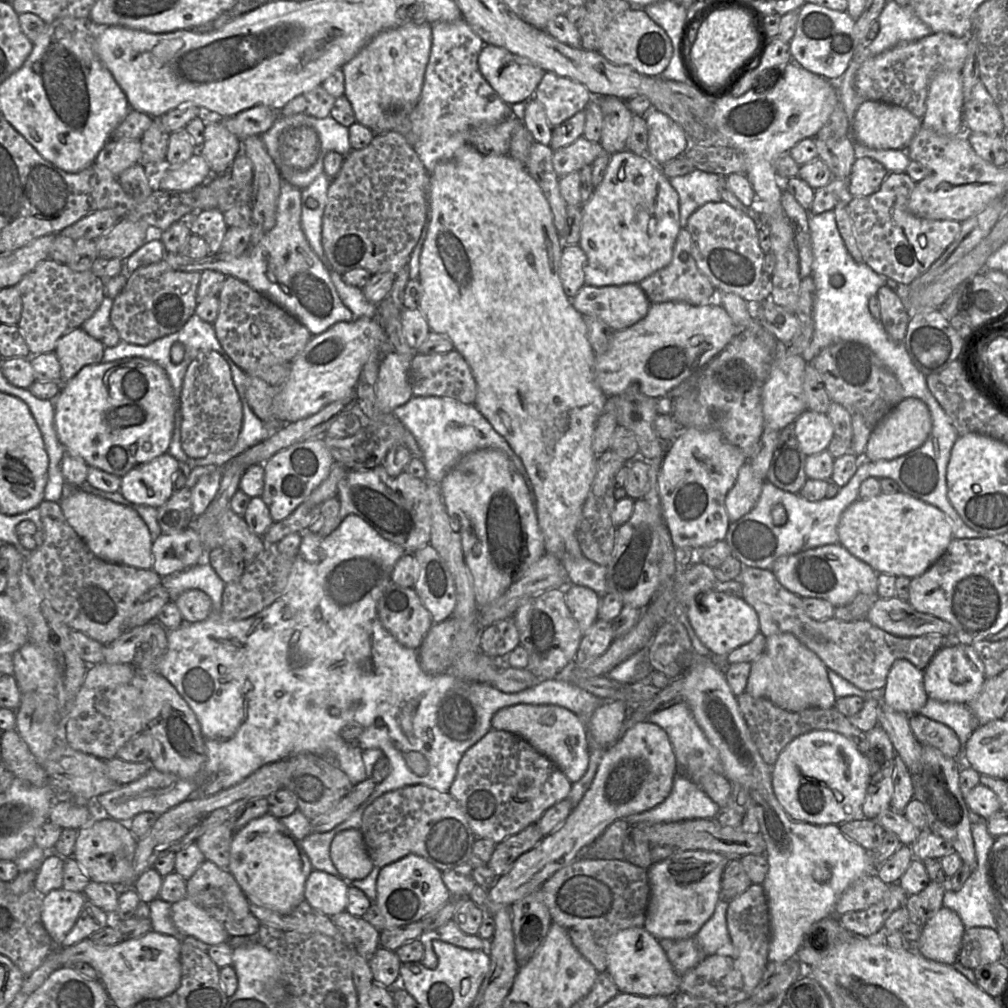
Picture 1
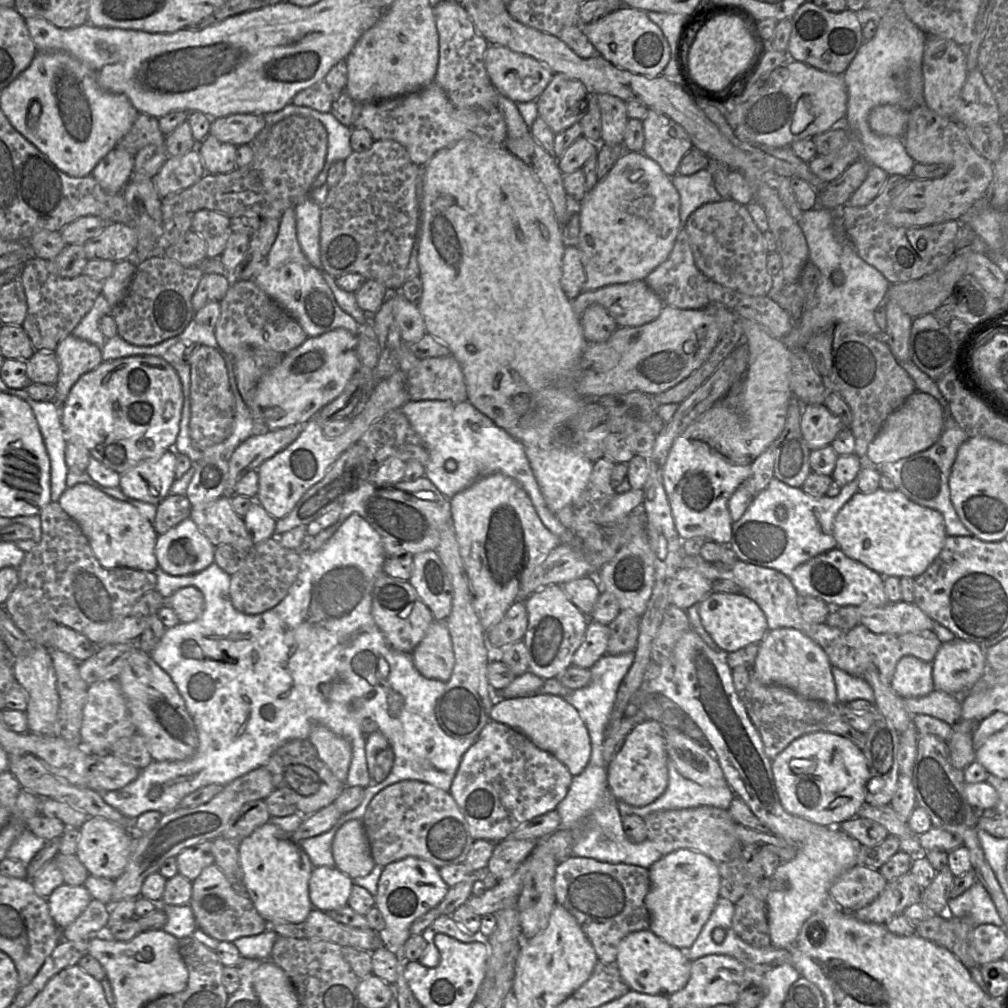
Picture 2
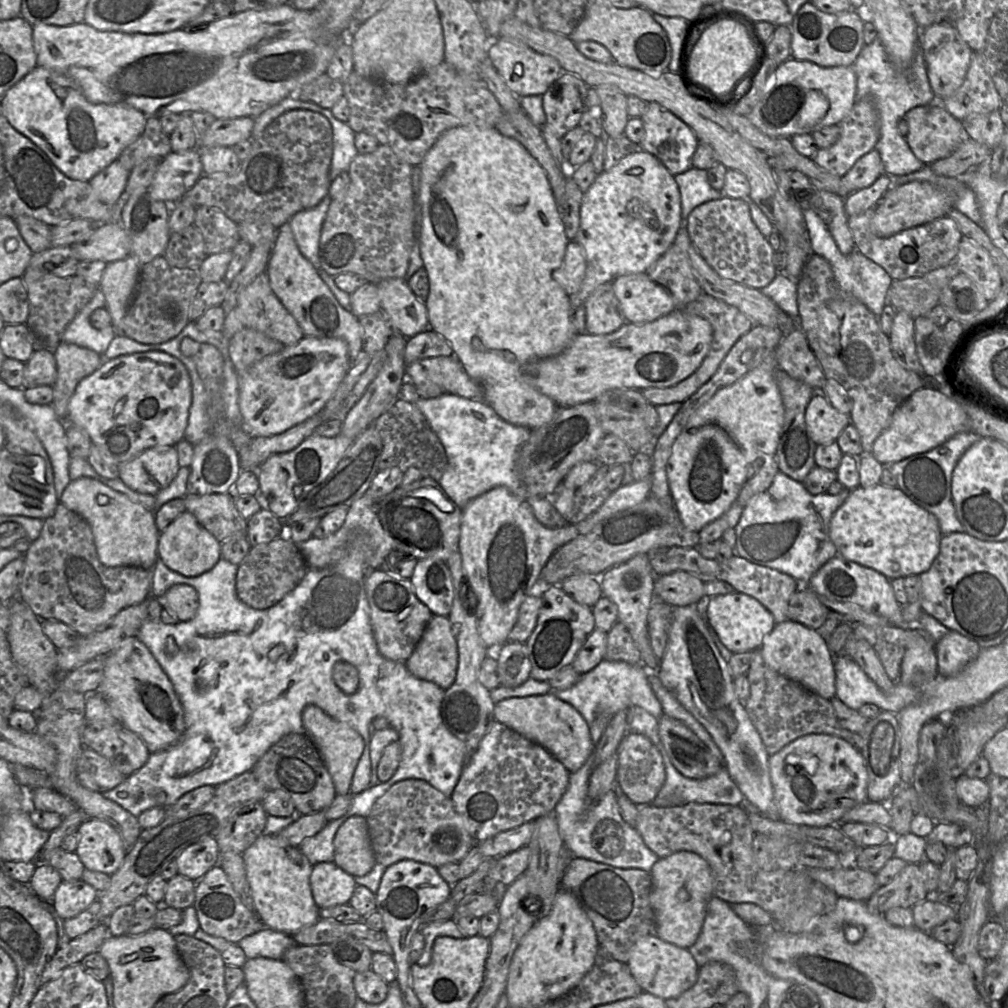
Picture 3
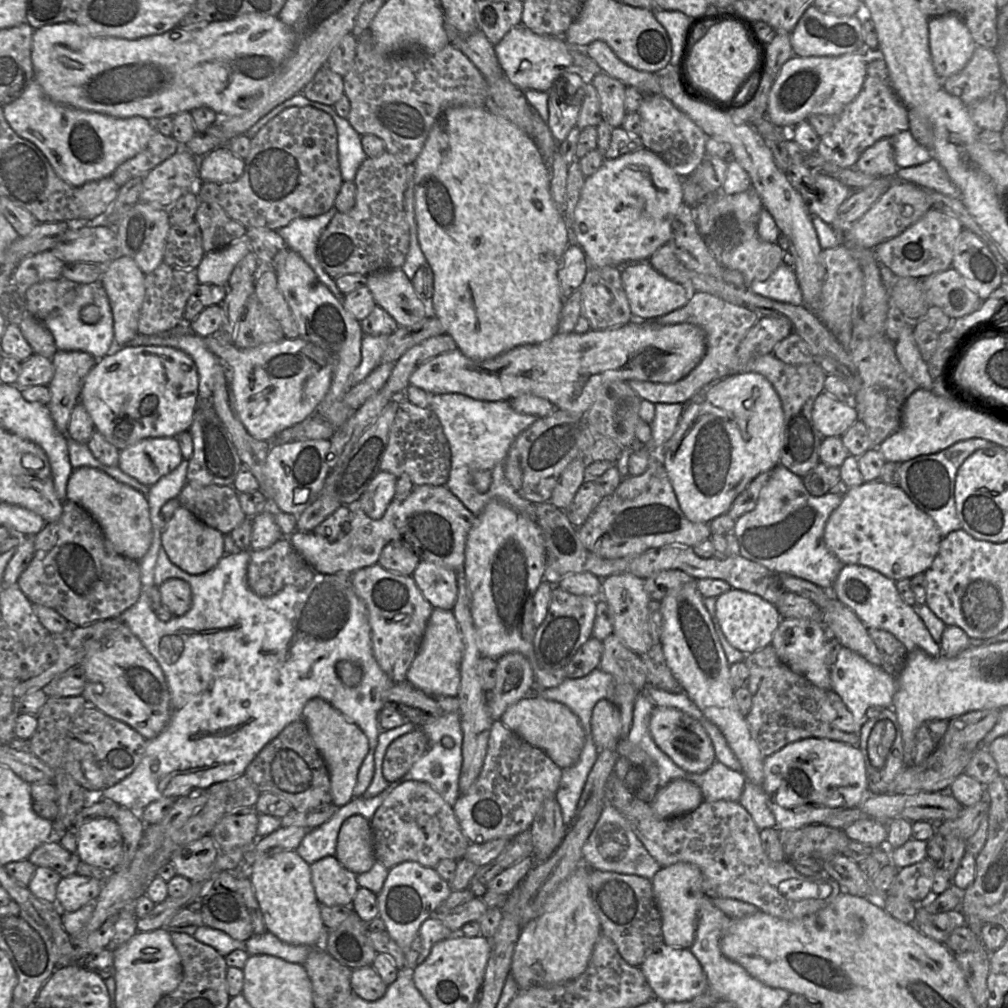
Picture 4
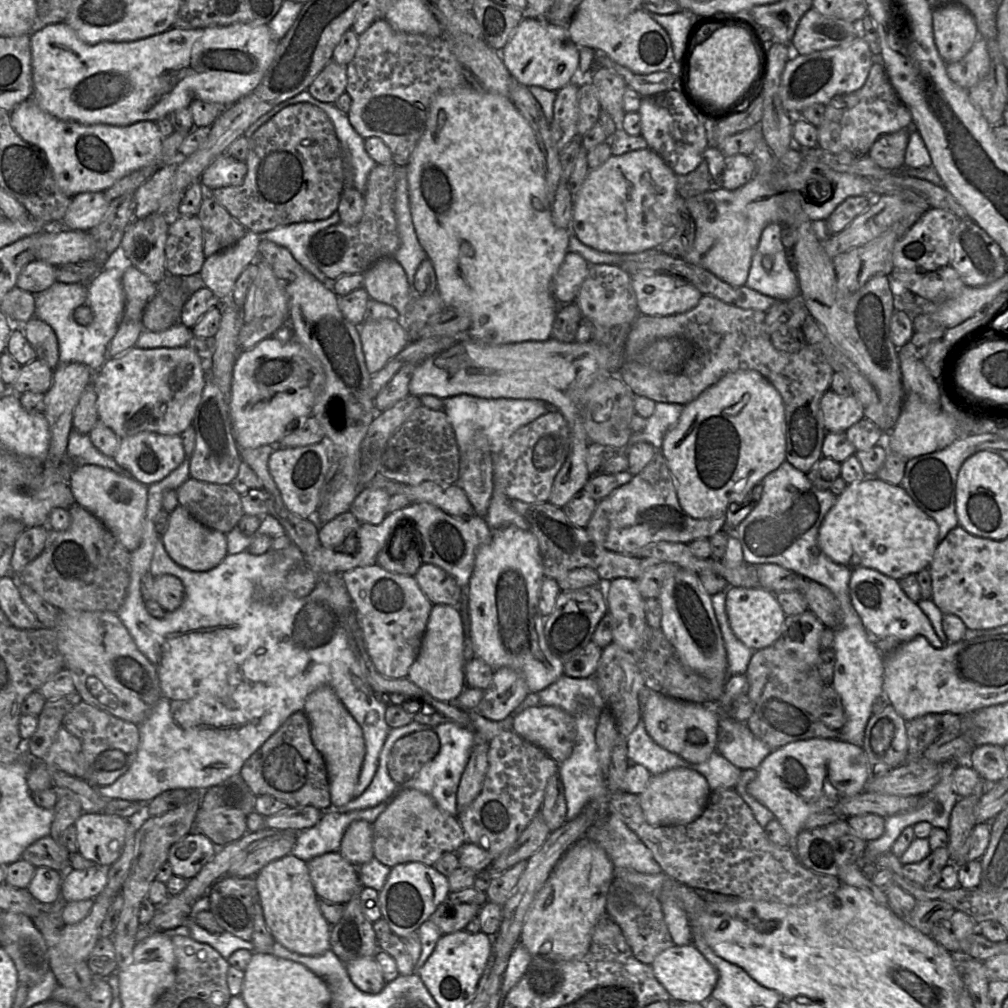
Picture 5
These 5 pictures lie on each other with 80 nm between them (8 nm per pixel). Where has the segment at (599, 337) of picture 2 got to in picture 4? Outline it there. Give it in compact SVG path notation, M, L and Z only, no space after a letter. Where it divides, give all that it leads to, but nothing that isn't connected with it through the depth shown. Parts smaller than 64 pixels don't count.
M616 266L590 268L579 287L582 315L588 319L591 330L612 329L633 321L621 273Z

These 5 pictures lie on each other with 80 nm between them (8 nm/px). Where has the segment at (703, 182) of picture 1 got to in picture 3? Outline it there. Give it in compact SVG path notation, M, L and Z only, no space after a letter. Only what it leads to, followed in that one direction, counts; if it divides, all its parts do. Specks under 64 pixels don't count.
M691 167L687 171L675 175L675 181L680 191L681 217L684 225L689 214L698 205L724 197L720 191L709 184L705 169Z

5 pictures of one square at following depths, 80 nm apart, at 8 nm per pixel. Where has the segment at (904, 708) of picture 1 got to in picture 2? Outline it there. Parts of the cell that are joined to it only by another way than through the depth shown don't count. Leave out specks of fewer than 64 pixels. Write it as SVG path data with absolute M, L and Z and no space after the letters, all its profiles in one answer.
M912 655L903 656L896 665L890 686L902 698L930 694L934 690L932 663Z

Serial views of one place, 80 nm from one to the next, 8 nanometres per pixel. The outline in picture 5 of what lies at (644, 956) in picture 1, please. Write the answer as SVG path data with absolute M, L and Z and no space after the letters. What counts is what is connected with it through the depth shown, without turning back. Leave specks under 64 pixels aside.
M693 944L672 946L658 954L651 964L657 980L675 1002L704 1002L716 986L718 974L711 963L696 949Z

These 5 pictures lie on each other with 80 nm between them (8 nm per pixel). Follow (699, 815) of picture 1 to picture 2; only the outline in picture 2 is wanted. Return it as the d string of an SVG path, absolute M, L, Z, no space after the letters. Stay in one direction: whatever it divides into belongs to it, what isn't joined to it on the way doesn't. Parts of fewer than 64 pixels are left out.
M668 757L669 781L664 793L654 802L643 807L634 807L618 801L620 816L635 814L644 818L661 810L678 810L699 806L728 809L735 793L726 783L722 786L703 786L682 776Z

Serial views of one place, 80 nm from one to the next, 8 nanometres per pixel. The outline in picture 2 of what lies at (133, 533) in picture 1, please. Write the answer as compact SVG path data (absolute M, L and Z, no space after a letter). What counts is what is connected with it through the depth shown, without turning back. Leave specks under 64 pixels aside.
M86 483L67 487L58 502L79 524L95 557L103 567L129 567L145 571L154 571L157 568L155 544L159 534L137 508L112 498Z

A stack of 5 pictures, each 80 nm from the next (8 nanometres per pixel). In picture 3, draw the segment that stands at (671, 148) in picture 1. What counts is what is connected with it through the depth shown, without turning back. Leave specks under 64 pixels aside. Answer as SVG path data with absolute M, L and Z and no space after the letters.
M656 102L647 103L647 108L641 119L643 121L644 137L639 144L640 149L654 155L674 176L692 167L692 157L699 140L685 122Z

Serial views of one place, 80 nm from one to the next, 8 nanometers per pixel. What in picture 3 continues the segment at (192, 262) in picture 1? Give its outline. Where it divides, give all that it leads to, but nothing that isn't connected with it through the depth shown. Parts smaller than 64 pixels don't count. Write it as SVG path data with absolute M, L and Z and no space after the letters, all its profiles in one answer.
M289 222L278 229L265 273L274 294L295 318L305 337L341 339L348 346L351 365L358 360L363 350L359 320L339 304L313 265L301 254Z

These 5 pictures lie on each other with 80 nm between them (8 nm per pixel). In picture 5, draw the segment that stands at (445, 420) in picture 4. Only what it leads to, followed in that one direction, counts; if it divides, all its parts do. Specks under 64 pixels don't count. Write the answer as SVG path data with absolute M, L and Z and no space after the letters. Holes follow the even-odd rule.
M461 394L443 400L443 412L454 430L460 456L462 456L476 433L483 433L490 442L493 456L502 450L506 440L523 427L549 411L549 404L536 399L485 399ZM494 485L493 487L488 512L484 519L492 531L510 525L523 530L529 530L528 523L511 506L511 500L501 491L500 485Z

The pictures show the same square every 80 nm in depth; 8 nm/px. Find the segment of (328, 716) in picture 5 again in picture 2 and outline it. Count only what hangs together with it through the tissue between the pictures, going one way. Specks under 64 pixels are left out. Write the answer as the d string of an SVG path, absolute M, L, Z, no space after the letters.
M321 724L312 726L308 739L332 773L346 783L352 758L350 742Z

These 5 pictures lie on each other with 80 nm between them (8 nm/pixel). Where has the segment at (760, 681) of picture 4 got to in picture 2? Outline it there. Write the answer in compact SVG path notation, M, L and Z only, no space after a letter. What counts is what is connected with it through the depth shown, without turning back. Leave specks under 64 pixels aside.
M751 668L749 682L739 696L751 722L761 737L764 751L770 760L773 760L796 738L817 731L841 735L852 741L863 751L866 743L865 734L855 730L842 718L837 704L833 705L820 700L806 699L781 685L762 684L754 676Z

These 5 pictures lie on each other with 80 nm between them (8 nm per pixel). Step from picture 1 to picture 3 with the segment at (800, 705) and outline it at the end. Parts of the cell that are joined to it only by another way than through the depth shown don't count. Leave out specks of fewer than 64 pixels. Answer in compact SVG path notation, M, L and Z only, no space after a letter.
M788 619L775 625L772 631L764 637L759 650L764 662L772 670L825 699L831 700L836 696L835 656L827 647L827 639L818 630Z

